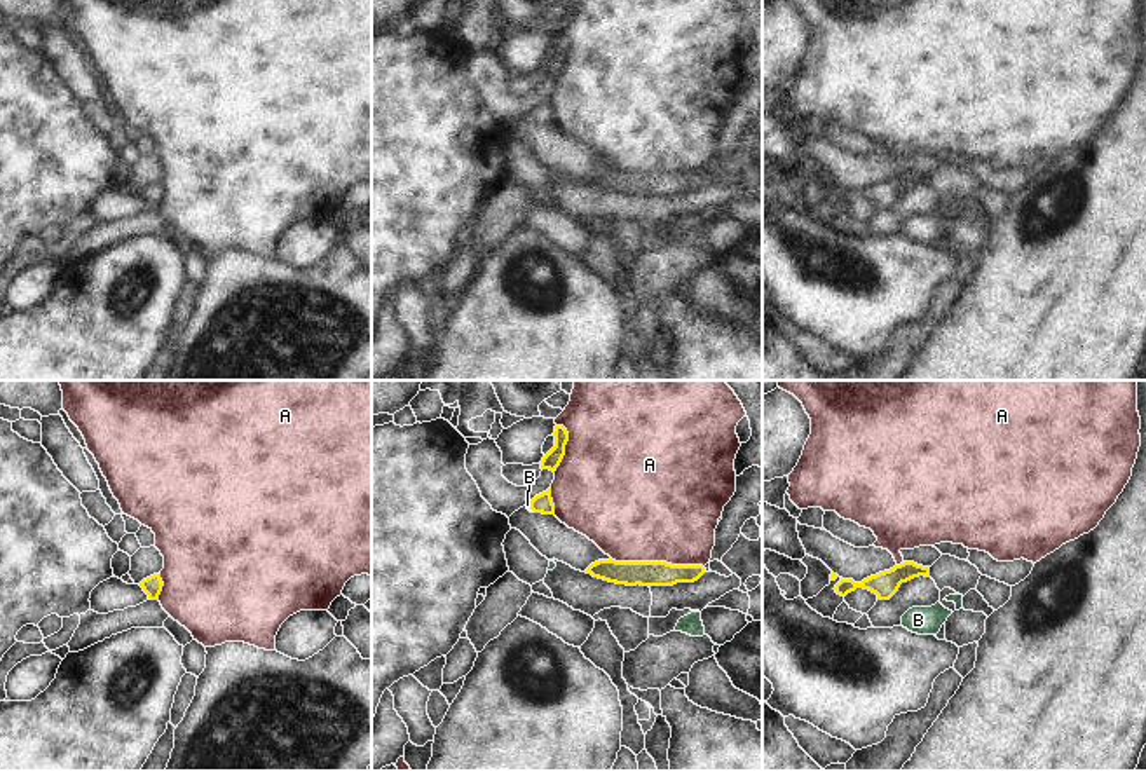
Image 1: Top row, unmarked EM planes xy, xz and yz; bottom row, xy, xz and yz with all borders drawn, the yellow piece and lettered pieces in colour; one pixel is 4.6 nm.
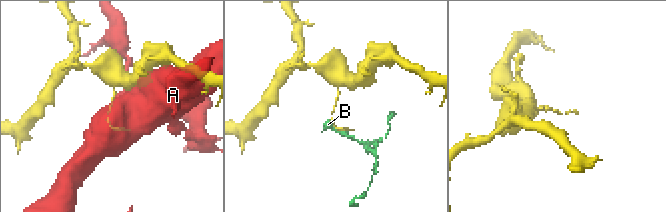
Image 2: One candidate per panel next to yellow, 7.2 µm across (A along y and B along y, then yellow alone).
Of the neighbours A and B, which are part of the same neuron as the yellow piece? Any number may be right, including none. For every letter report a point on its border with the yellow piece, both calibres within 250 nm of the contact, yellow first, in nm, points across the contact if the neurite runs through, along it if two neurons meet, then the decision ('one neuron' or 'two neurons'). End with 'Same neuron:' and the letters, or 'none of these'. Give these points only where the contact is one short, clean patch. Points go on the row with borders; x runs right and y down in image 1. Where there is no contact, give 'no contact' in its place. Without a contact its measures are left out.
A: meets yellow in xz at (658, 562); 110 nm thick on the yellow side, 500 nm on the other; two neurons
B: meets yellow in xz at (531, 508); 90 nm thick on the yellow side, 20 nm on the other; runs through xz (543, 503), (531, 508), (527, 504); one neuron
Same neuron: B

